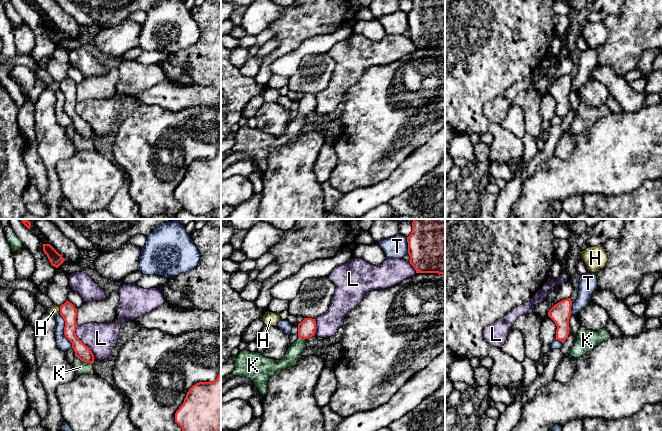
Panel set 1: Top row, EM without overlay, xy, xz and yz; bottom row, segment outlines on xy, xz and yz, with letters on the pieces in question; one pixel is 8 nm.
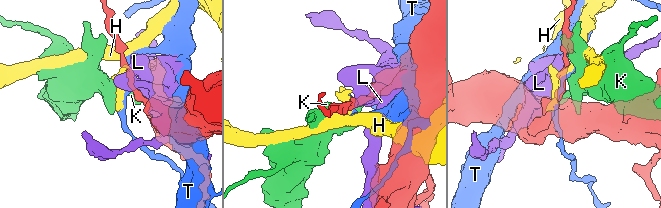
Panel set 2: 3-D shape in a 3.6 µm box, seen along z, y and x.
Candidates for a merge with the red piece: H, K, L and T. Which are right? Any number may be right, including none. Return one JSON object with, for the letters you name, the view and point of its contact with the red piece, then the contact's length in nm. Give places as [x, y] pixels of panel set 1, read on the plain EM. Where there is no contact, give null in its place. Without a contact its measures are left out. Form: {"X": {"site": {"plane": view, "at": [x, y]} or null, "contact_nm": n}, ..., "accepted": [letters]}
{"accepted": []}

